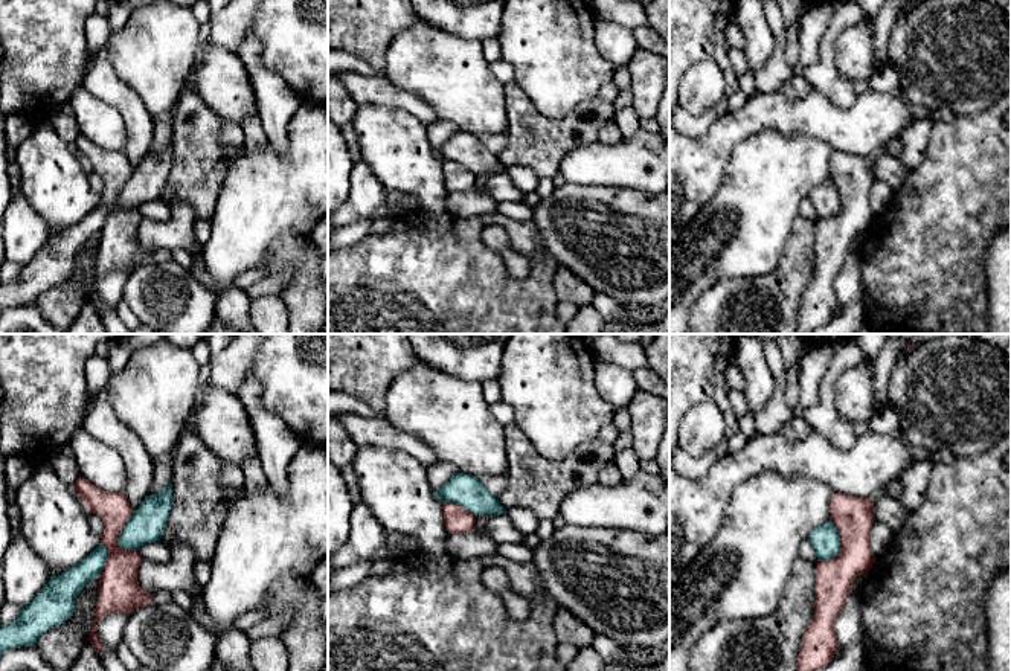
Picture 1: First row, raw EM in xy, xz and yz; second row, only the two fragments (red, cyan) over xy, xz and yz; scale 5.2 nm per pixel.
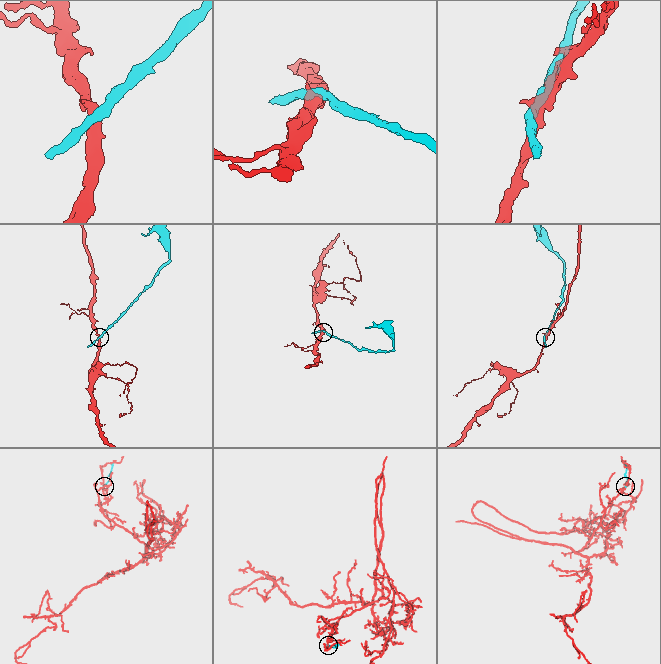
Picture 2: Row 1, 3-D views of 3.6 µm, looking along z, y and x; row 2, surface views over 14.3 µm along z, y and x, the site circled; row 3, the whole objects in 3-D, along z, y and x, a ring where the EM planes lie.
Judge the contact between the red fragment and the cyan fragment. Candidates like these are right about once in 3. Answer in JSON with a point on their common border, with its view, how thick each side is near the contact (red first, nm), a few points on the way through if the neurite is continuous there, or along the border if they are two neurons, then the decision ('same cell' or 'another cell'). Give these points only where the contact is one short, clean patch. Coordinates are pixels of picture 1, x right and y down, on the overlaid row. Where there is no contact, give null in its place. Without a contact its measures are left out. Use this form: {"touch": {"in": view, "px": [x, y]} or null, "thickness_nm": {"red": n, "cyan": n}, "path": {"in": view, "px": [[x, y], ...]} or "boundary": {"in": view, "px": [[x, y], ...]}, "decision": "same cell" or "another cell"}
{"touch": {"in": "yz", "px": [840, 546]}, "thickness_nm": {"red": 200, "cyan": 150}, "boundary": {"in": "yz", "px": [[830, 519], [839, 536], [839, 551], [831, 558], [818, 561]]}, "decision": "another cell"}

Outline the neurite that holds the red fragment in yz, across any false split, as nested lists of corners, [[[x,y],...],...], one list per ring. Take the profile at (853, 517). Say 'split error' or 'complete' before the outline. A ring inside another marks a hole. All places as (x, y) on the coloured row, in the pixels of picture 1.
complete; [[[834,493],[830,520],[840,535],[840,552],[828,561],[816,563],[814,618],[804,631],[796,671],[817,671],[833,662],[839,648],[836,621],[852,593],[854,580],[866,575],[877,561],[869,537],[875,522],[871,499]]]

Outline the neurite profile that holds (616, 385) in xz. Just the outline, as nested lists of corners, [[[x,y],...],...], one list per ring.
[[[598,360],[595,361],[595,386],[599,395],[616,410],[628,407],[637,392],[633,371]]]

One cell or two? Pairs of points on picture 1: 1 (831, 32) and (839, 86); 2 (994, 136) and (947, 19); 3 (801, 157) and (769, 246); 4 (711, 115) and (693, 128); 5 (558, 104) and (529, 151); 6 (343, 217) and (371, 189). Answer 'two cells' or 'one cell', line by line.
1: one cell
2: two cells
3: one cell
4: one cell
5: two cells
6: one cell

